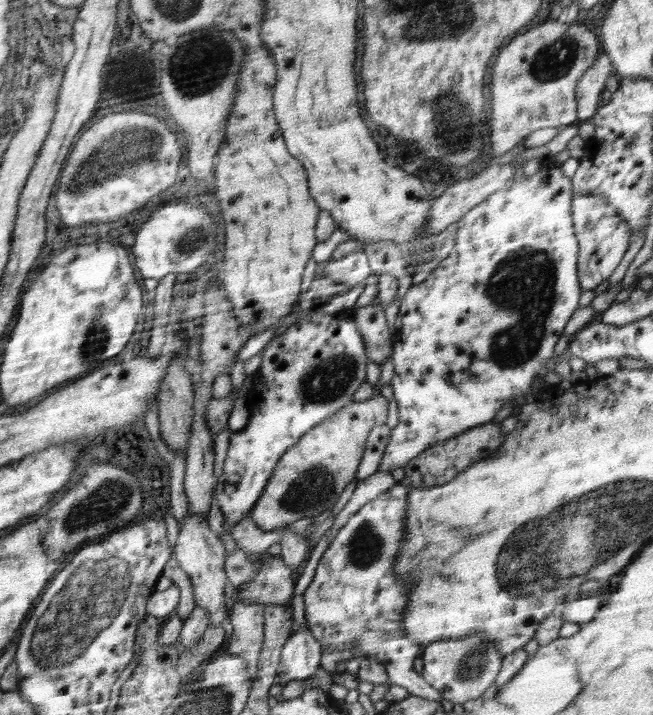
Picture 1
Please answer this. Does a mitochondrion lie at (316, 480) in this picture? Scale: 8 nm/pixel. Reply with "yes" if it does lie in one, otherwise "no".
yes

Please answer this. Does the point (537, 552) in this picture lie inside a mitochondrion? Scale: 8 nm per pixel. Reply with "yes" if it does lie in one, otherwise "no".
yes

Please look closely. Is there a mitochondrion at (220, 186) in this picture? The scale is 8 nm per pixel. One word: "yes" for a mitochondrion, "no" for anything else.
no

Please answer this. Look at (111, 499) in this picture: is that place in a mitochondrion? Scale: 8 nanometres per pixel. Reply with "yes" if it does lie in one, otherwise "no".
yes

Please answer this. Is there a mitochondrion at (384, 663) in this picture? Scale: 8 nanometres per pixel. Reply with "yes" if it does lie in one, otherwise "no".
no

